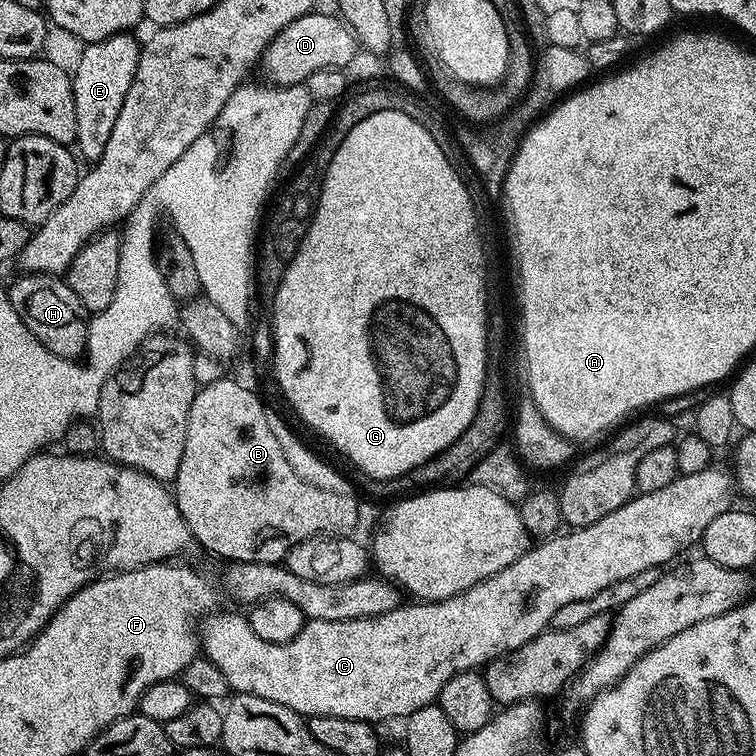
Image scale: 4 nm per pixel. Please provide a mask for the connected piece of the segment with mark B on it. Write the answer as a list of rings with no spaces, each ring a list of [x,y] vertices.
[[[212,380],[208,385],[197,391],[194,402],[190,406],[190,418],[186,426],[186,450],[182,450],[182,462],[178,466],[178,474],[174,481],[174,495],[176,505],[186,522],[186,526],[192,532],[192,539],[198,545],[201,544],[208,552],[221,556],[227,562],[238,564],[279,564],[287,557],[288,552],[296,545],[308,540],[311,536],[321,534],[352,534],[356,523],[360,520],[360,500],[352,489],[352,484],[340,472],[335,472],[324,460],[319,460],[302,441],[296,440],[296,436],[280,421],[276,412],[271,412],[250,389],[236,380]]]

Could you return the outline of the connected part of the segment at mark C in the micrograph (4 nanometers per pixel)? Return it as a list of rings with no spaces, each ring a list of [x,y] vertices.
[[[713,466],[698,470],[698,474],[679,475],[670,486],[662,486],[662,490],[639,493],[618,506],[618,510],[606,514],[606,518],[598,518],[598,522],[590,526],[565,531],[529,547],[518,562],[445,600],[408,602],[412,604],[405,603],[381,616],[361,620],[310,620],[285,644],[271,644],[266,638],[258,638],[247,615],[217,611],[202,624],[203,655],[226,674],[226,682],[233,693],[278,702],[278,706],[286,706],[305,718],[333,716],[369,722],[407,718],[414,710],[437,703],[442,686],[446,686],[454,674],[487,666],[508,652],[518,650],[518,646],[526,646],[526,642],[551,625],[554,614],[558,614],[562,606],[582,602],[582,598],[590,598],[619,580],[629,580],[651,568],[671,565],[675,561],[672,559],[683,548],[699,545],[706,526],[716,515],[733,507],[734,476],[725,468]]]

